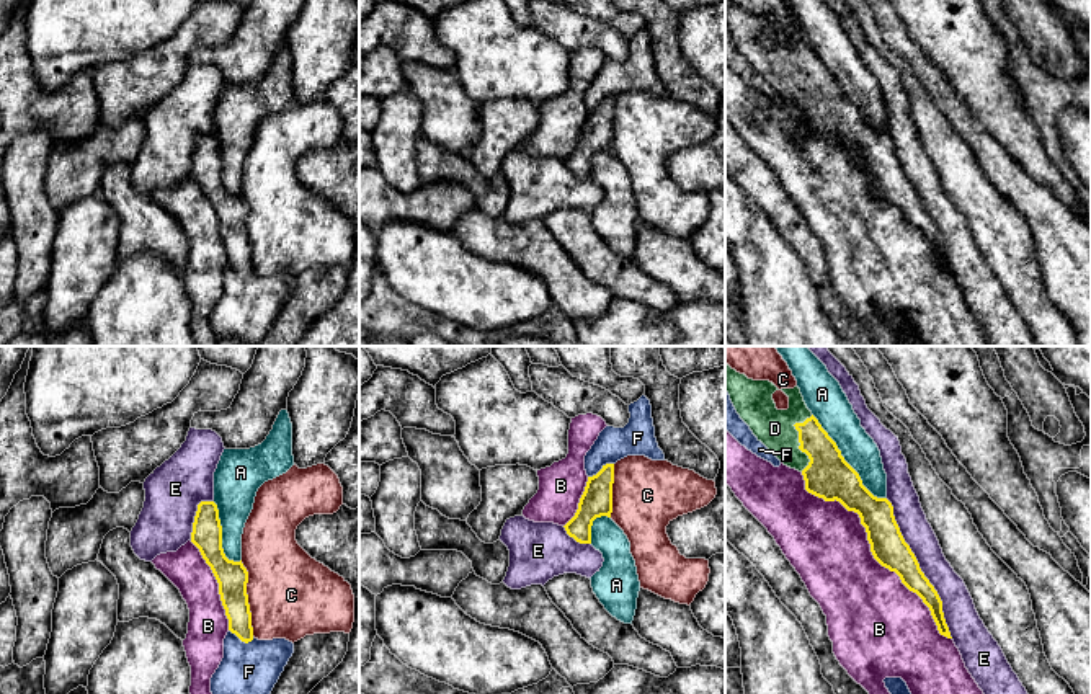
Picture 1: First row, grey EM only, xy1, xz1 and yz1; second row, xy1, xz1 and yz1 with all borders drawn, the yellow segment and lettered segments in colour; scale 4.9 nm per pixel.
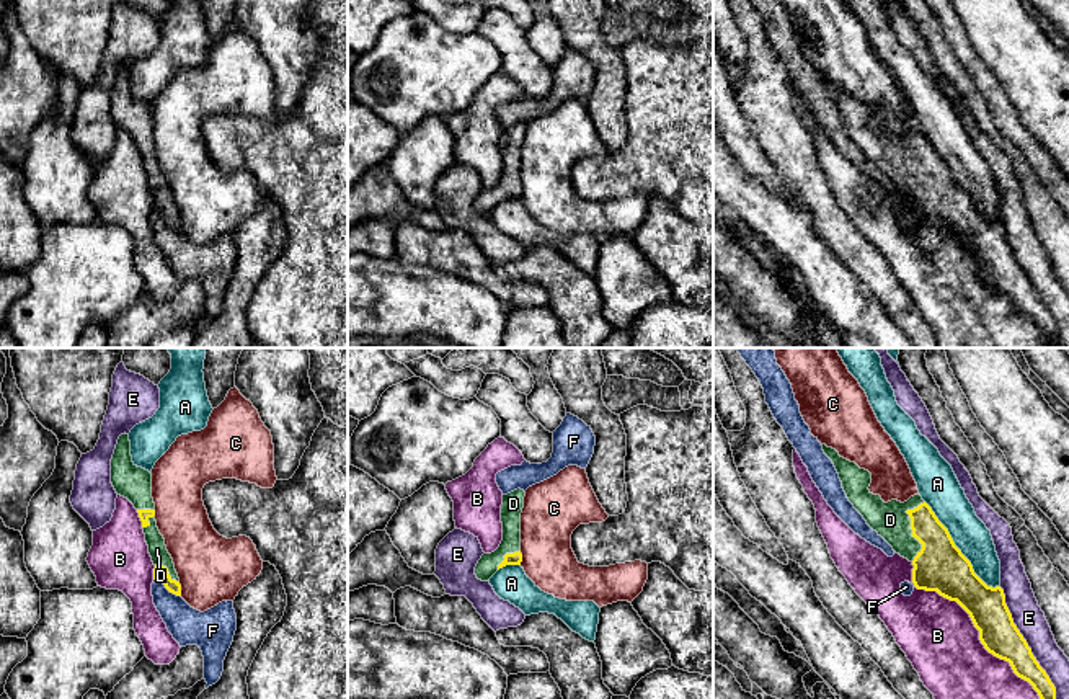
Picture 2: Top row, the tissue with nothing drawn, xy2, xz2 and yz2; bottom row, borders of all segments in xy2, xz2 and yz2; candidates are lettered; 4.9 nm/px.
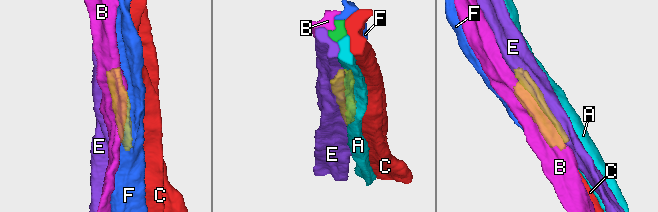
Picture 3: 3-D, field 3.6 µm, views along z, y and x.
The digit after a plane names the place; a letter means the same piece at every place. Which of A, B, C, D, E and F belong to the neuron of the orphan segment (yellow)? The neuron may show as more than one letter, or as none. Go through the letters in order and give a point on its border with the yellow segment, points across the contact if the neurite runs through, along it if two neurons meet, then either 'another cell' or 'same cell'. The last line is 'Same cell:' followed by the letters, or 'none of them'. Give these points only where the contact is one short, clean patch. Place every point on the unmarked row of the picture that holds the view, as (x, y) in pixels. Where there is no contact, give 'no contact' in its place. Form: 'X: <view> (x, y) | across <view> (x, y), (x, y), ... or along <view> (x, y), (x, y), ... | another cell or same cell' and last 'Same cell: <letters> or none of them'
A: yz2 (958, 183) | another cell
B: yz1 (871, 183) | another cell
C: xy1 (247, 232) | another cell
D: yz2 (911, 162) | same cell
E: yz1 (920, 203) | another cell
F: xy2 (167, 222) | another cell
Same cell: D

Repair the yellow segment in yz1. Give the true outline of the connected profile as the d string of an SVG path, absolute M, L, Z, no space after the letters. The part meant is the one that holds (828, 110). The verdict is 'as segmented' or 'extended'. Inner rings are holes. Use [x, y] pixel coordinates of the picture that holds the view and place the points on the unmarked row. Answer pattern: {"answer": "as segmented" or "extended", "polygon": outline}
{"answer": "extended", "polygon": "M725 0L725 24L753 69L761 75L784 100L799 105L805 114L805 124L825 136L839 136L848 145L854 145L866 162L867 175L874 193L890 206L895 206L902 217L916 227L929 242L941 269L952 273L942 247L942 235L924 211L920 198L905 176L893 150L893 140L887 132L874 131L864 119L859 108L844 95L836 77L822 62L818 54L807 42L800 23L781 23L789 31L789 42L777 44L773 28L779 24L769 15L753 15L745 8Z"}

